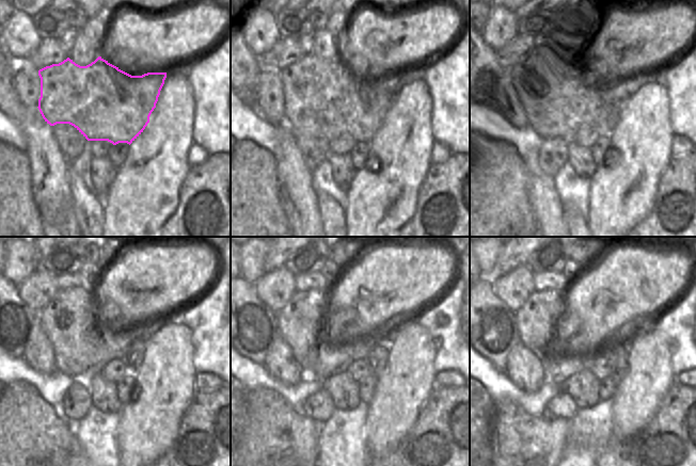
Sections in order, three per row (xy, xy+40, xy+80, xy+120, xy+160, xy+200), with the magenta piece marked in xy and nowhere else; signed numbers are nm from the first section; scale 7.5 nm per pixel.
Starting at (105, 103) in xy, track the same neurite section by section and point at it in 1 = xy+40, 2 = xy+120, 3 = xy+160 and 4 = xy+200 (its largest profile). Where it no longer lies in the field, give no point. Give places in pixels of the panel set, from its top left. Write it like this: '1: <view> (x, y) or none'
1: xy+40 (322, 98)
2: xy+120 (66, 321)
3: xy+160 (298, 321)
4: xy+200 (537, 319)

